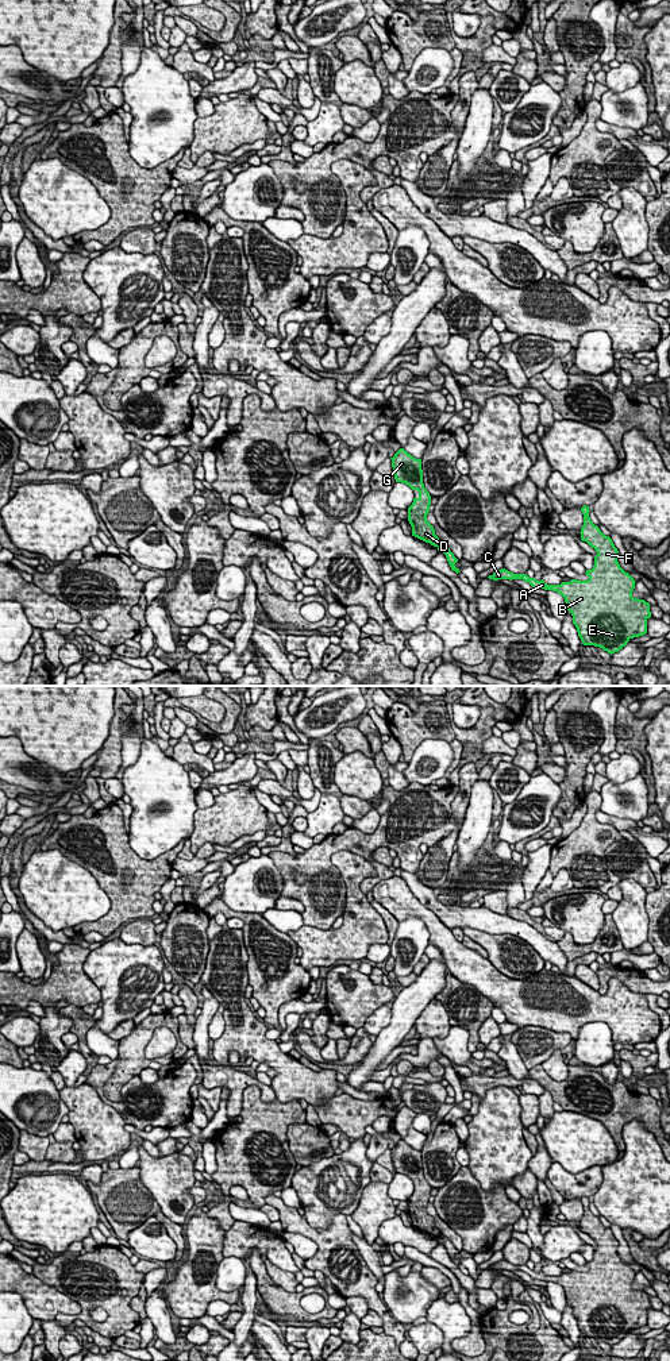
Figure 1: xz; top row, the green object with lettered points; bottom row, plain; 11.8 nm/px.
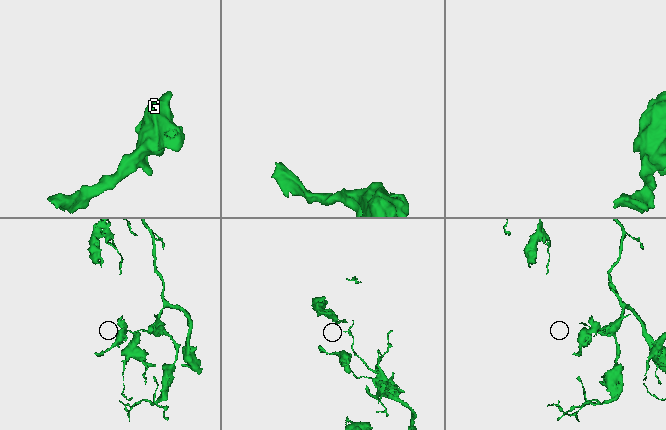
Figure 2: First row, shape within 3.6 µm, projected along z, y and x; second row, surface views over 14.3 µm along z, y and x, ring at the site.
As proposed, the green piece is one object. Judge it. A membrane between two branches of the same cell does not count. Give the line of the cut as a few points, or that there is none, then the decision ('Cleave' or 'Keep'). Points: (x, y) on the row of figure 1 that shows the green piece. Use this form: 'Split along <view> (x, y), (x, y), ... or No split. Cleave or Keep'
Split along xz (441, 543), (438, 547). Cleave

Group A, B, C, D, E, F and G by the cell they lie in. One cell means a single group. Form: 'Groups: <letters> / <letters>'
Groups: A B C E F / D G

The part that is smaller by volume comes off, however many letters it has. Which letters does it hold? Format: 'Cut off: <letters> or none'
Cut off: D, G

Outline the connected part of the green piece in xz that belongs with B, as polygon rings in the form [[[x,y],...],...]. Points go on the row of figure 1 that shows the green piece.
[[[589,506],[581,508],[584,525],[581,540],[596,550],[594,566],[586,570],[588,581],[571,579],[561,585],[547,585],[527,574],[513,574],[501,568],[489,579],[523,579],[534,589],[559,593],[584,645],[600,647],[608,653],[619,652],[627,643],[647,633],[651,617],[650,604],[634,598],[635,579],[625,572],[619,562],[619,551],[612,539],[605,536],[589,517]]]

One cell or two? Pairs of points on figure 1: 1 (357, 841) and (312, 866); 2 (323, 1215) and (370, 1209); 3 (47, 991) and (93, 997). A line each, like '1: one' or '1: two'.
1: one
2: two
3: one

